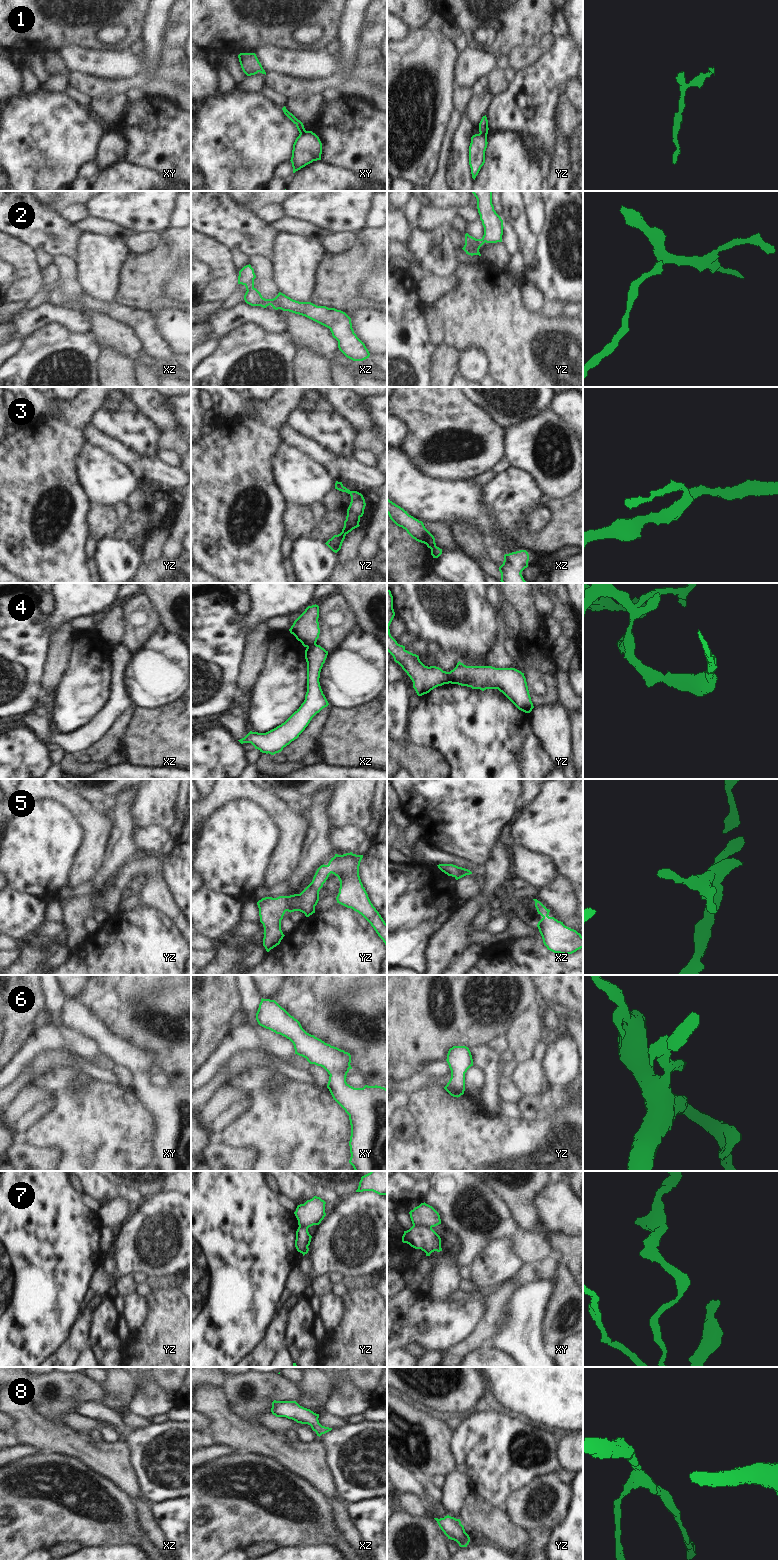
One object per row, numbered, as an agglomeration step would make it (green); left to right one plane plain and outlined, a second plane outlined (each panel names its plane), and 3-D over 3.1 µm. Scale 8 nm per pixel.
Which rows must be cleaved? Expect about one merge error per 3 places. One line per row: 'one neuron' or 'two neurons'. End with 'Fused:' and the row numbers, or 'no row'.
1: two neurons
2: one neuron
3: two neurons
4: two neurons
5: one neuron
6: one neuron
7: two neurons
8: one neuron
Fused: 1, 3, 4, 7

